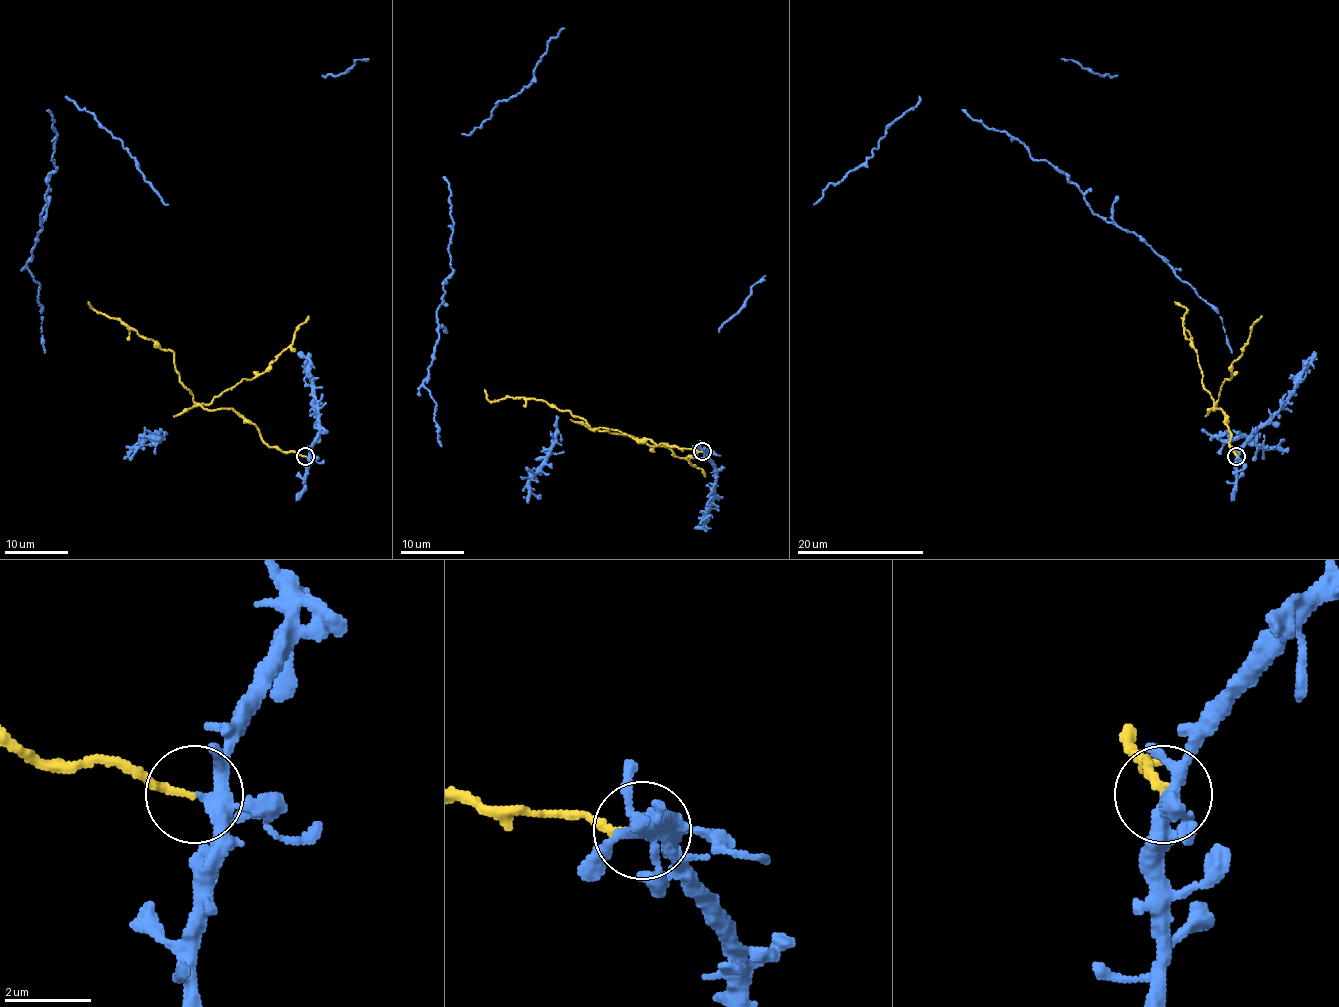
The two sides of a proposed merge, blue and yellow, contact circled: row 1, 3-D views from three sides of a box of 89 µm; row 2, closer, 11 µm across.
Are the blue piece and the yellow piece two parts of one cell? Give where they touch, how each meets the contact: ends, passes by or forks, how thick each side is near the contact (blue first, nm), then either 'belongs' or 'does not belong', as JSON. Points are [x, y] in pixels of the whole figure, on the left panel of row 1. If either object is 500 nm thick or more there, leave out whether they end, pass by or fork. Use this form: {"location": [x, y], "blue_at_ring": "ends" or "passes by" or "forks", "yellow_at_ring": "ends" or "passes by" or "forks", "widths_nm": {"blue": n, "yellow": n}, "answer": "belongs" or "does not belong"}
{"location": [305, 456], "blue_at_ring": "forks", "yellow_at_ring": "ends", "widths_nm": {"blue": 240, "yellow": 150}, "answer": "does not belong"}

